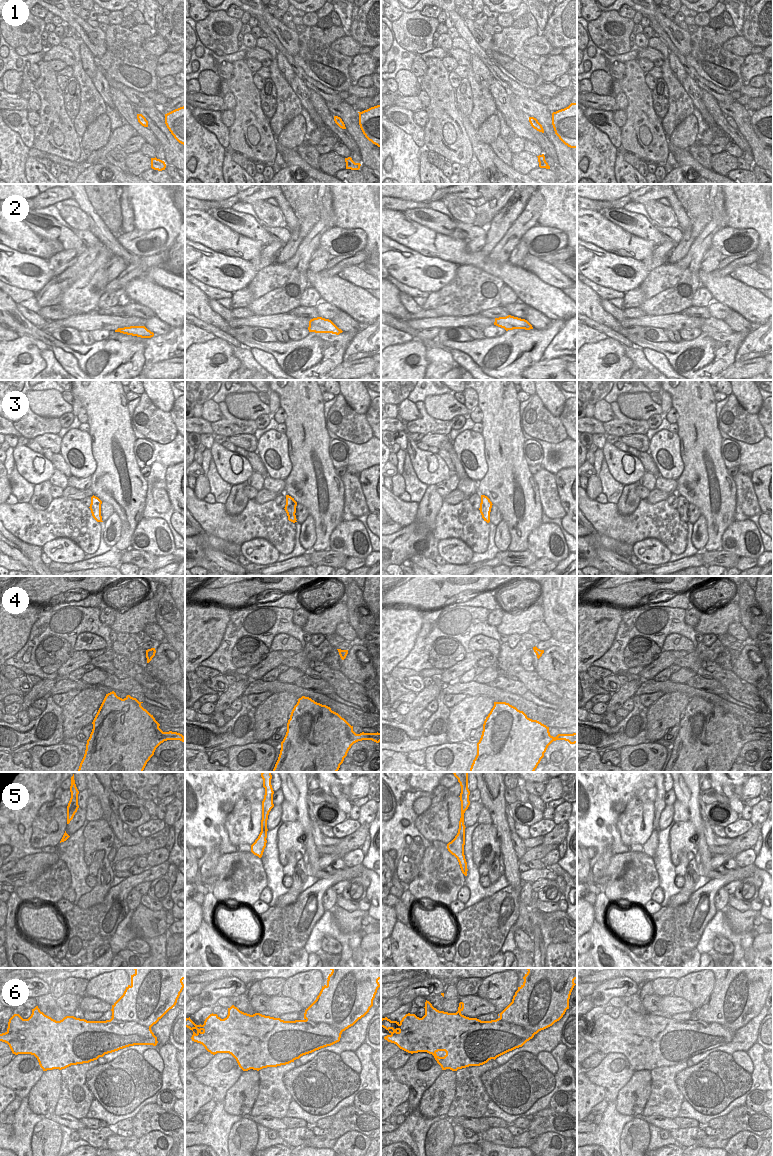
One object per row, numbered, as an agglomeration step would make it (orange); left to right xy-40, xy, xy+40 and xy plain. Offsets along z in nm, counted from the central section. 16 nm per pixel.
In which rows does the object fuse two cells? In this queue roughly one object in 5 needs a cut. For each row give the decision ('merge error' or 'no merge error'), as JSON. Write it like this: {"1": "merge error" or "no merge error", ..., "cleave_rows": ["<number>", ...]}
{"1": "no merge error", "2": "no merge error", "3": "merge error", "4": "no merge error", "5": "no merge error", "6": "merge error", "cleave_rows": ["3", "6"]}

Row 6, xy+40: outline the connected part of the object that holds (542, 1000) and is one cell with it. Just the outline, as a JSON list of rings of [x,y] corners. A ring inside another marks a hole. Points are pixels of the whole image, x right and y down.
[[[527,968],[523,984],[513,996],[512,1002],[500,1013],[500,1018],[509,1023],[521,1024],[526,1030],[544,1030],[559,1021],[569,1009],[571,992],[576,985],[577,968]]]

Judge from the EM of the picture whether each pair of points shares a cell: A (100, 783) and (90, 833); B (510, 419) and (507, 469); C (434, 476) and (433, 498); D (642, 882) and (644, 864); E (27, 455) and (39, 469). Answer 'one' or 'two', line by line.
A: two
B: one
C: two
D: one
E: one

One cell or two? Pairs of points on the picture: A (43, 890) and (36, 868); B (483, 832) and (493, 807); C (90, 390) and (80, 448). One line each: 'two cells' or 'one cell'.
A: two cells
B: two cells
C: two cells

